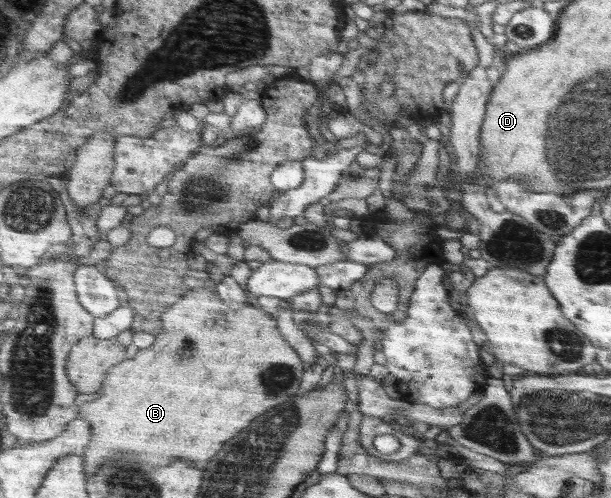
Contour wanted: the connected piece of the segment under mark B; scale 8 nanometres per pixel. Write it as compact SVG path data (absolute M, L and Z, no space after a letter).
M205 283L205 286L193 288L189 290L189 293L185 294L185 297L181 298L181 301L174 302L173 305L166 309L165 313L162 313L162 330L155 336L154 342L146 348L140 349L134 359L126 359L121 364L114 367L107 375L107 379L104 384L101 385L101 396L95 400L81 405L81 417L91 423L91 441L83 453L83 459L85 459L85 473L91 475L95 473L105 461L111 461L111 459L119 459L119 457L125 457L125 451L127 453L135 453L135 455L147 455L145 457L139 457L143 463L149 463L149 465L167 465L173 461L173 457L183 457L183 459L189 459L193 461L191 465L195 467L205 467L207 461L223 447L223 443L227 439L231 439L237 431L241 431L243 427L247 427L257 415L265 413L267 409L279 405L279 403L285 403L289 397L296 396L300 393L299 386L304 375L303 363L297 355L297 352L285 341L283 334L278 330L276 315L266 314L258 305L255 305L253 301L248 301L246 305L239 309L231 309L226 306L226 303L220 298L220 295Z

